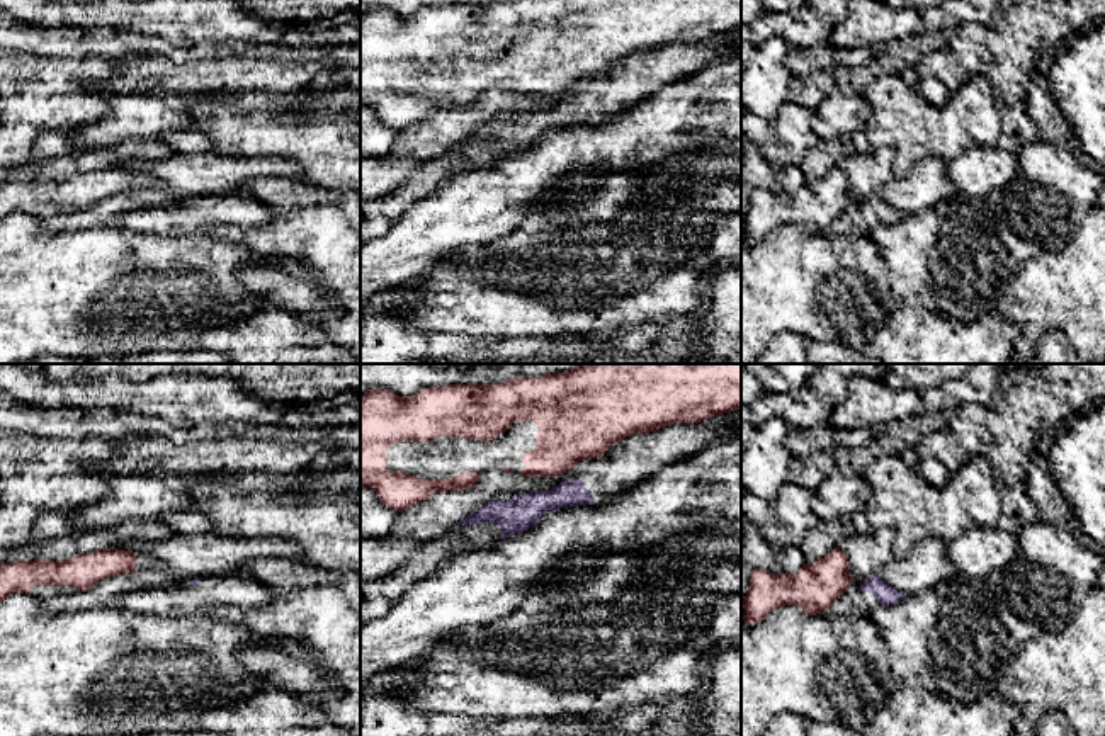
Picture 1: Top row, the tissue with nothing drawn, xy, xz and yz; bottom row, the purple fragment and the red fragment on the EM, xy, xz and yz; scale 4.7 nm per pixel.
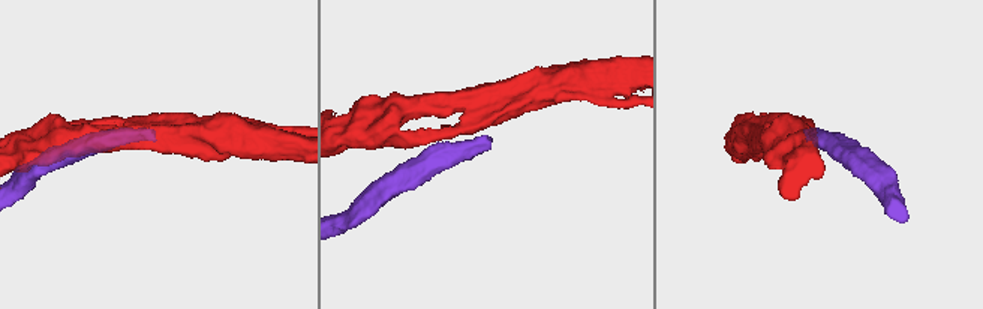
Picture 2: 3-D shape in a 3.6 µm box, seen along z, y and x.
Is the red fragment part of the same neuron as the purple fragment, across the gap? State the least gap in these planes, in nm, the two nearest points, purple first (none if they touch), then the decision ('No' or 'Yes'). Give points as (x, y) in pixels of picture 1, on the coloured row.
Distance 40 nm. Across: xz (561, 481), (558, 475). No

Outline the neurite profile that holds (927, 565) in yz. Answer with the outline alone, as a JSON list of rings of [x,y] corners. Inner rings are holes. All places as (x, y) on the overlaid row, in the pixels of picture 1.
[[[926,537],[913,546],[903,559],[882,566],[881,580],[903,595],[918,595],[942,581],[960,576],[947,556],[945,542]]]

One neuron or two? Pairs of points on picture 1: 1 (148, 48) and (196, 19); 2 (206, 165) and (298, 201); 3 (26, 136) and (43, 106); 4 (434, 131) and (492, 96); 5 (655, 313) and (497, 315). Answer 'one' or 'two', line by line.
1: two
2: two
3: one
4: one
5: one

